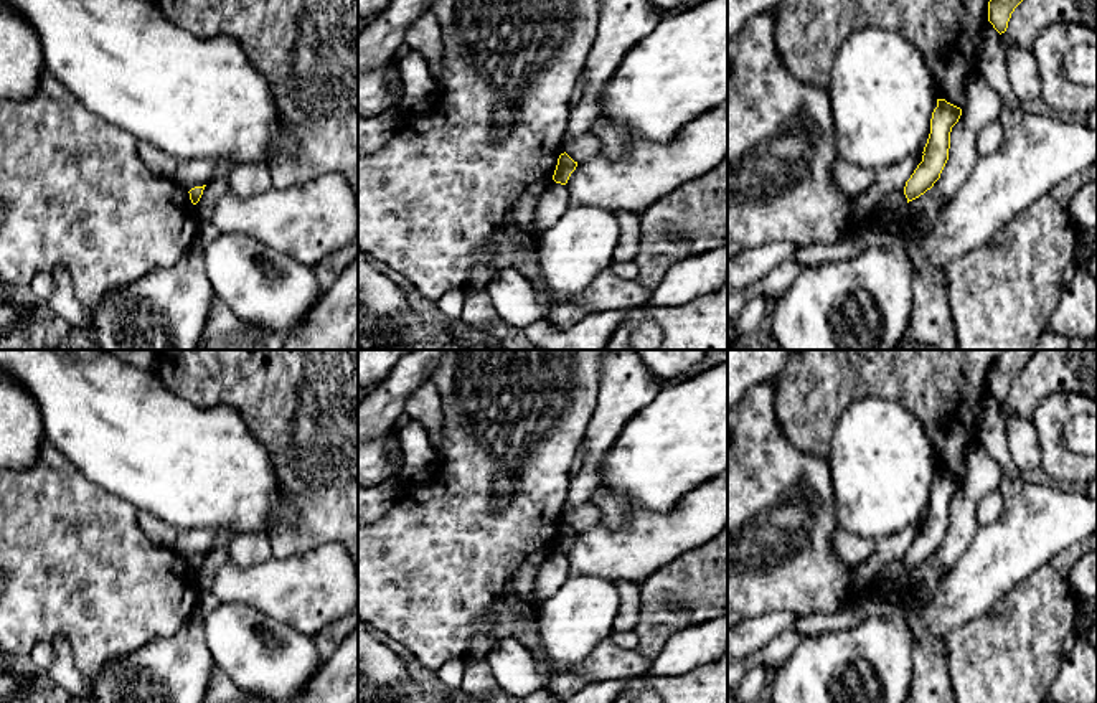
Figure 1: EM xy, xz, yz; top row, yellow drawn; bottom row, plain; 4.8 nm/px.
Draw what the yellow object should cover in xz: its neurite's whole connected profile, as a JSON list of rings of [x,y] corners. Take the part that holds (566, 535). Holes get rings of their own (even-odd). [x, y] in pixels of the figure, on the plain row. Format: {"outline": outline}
{"outline": [[[566,521],[559,525],[558,535],[553,545],[556,553],[566,554],[571,543],[576,540],[577,531],[574,531]]]}

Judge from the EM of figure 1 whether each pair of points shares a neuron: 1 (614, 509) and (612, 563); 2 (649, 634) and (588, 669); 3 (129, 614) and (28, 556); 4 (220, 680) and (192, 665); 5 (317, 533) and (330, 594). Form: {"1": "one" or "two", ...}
{"1": "two", "2": "two", "3": "one", "4": "two", "5": "two"}

